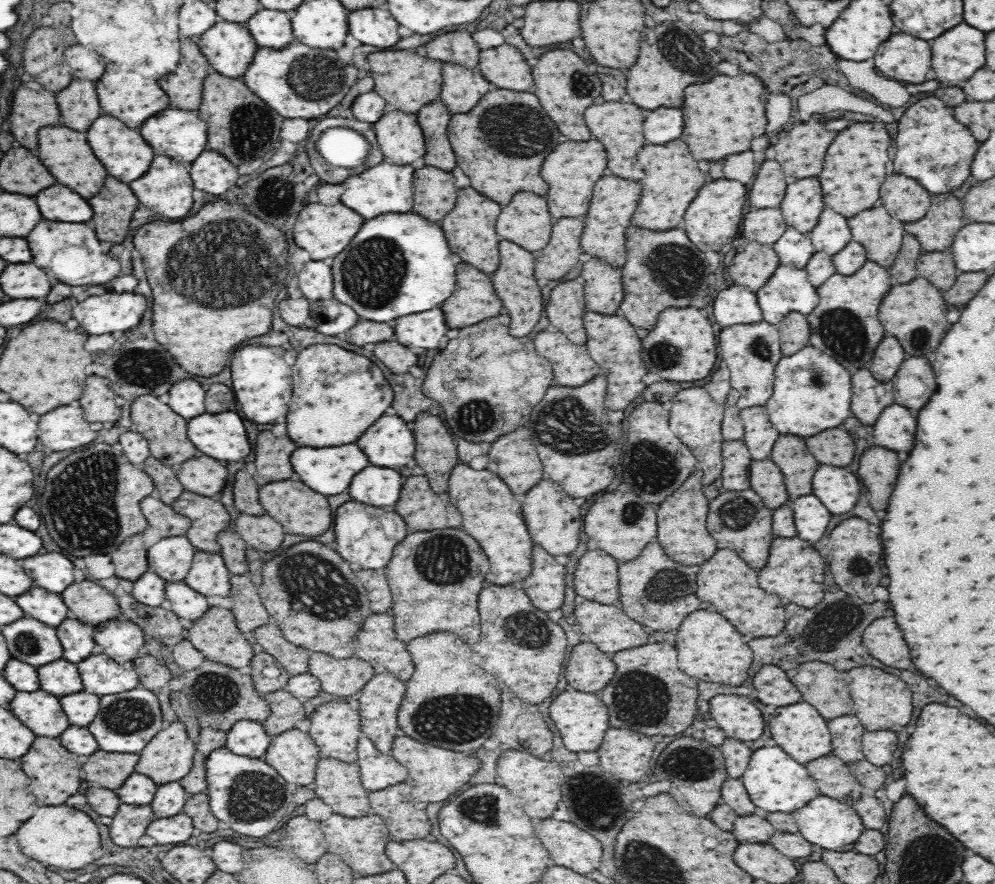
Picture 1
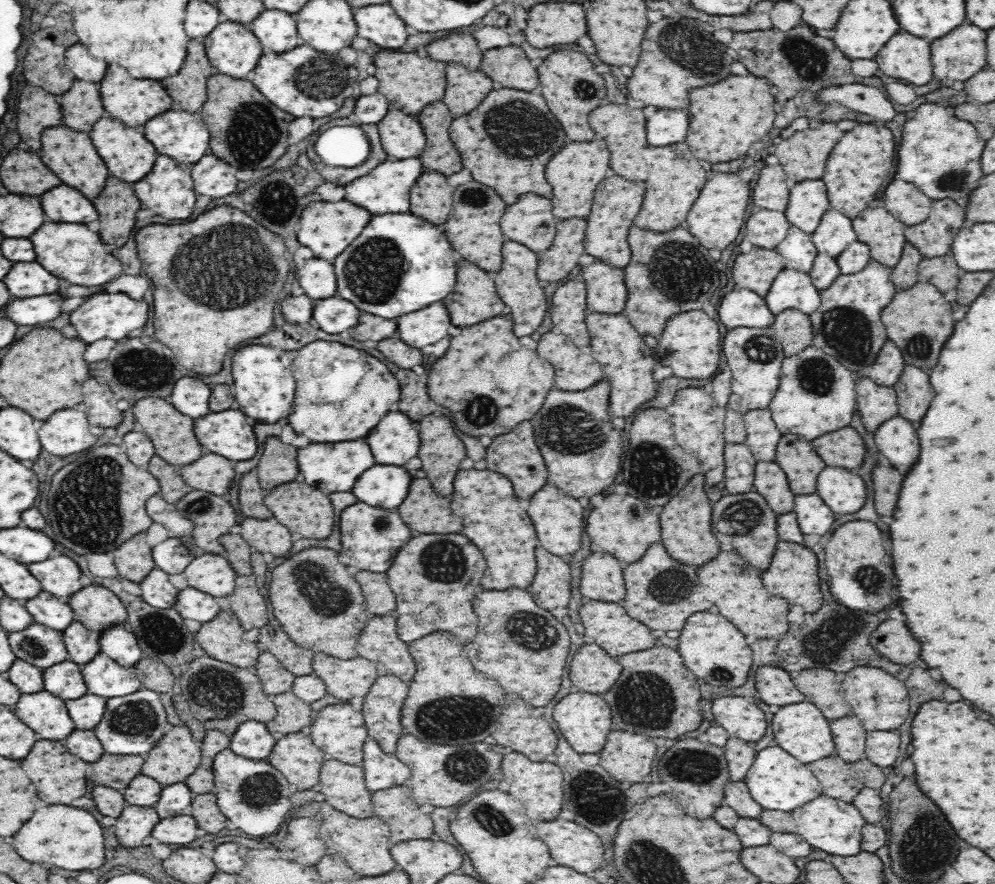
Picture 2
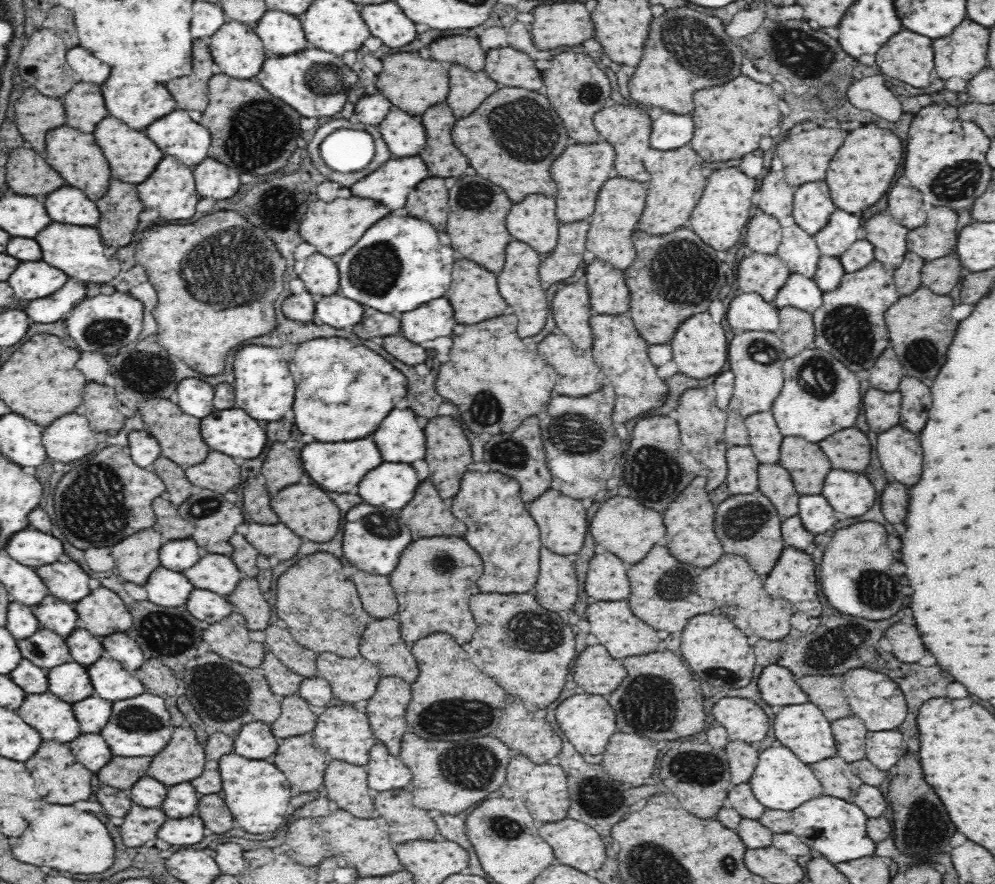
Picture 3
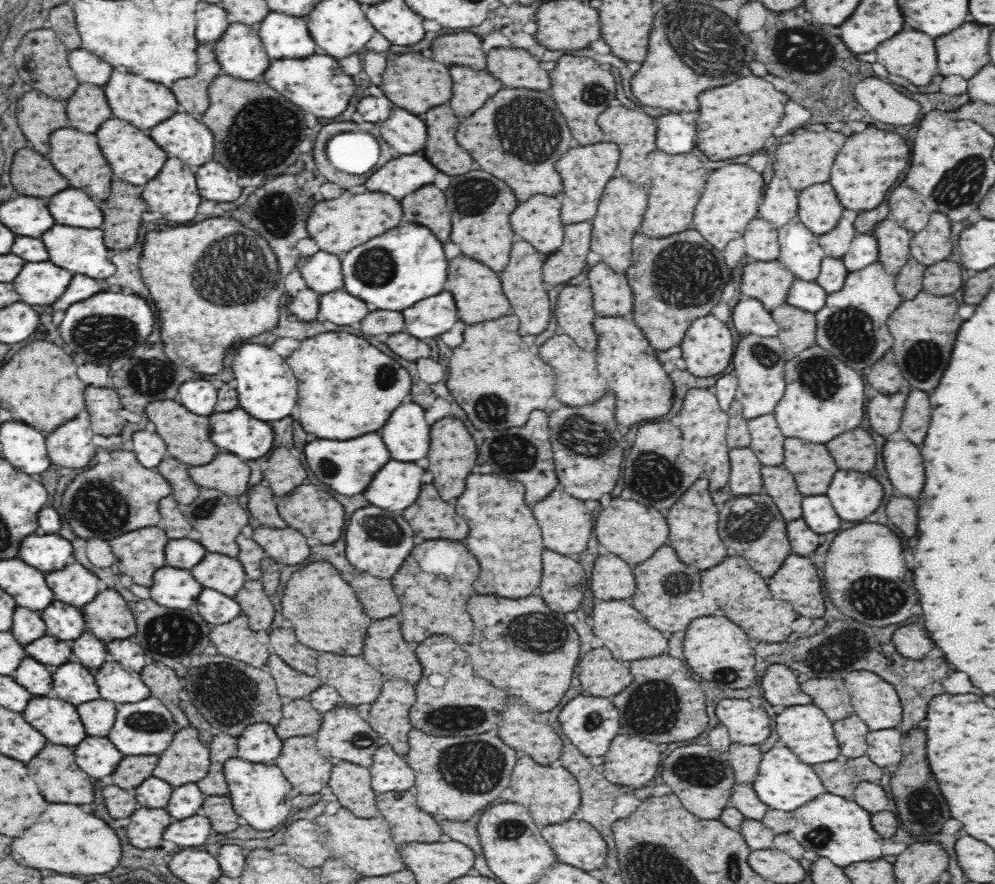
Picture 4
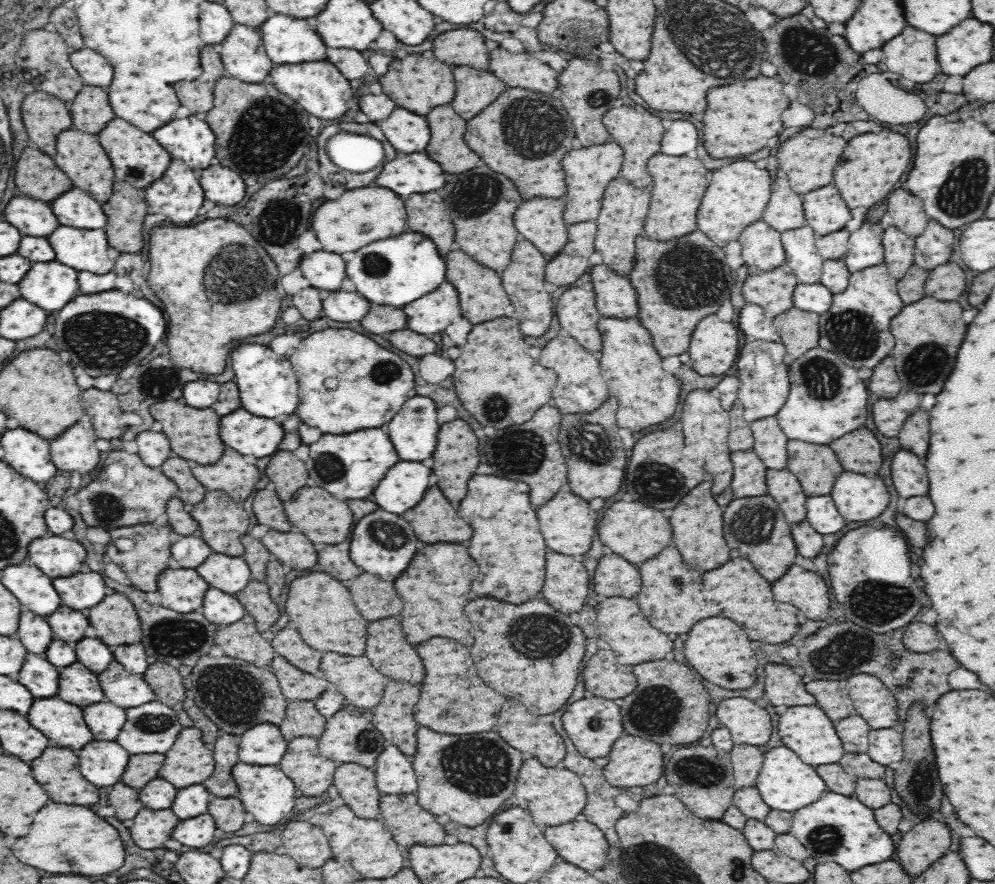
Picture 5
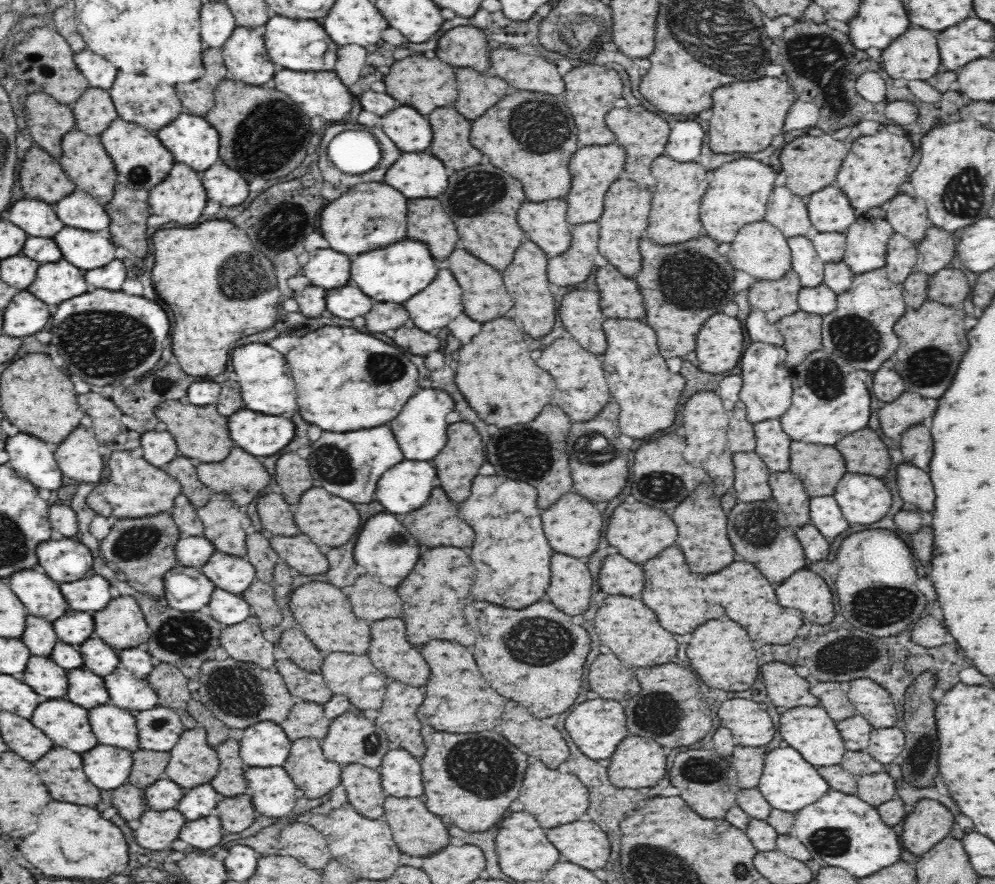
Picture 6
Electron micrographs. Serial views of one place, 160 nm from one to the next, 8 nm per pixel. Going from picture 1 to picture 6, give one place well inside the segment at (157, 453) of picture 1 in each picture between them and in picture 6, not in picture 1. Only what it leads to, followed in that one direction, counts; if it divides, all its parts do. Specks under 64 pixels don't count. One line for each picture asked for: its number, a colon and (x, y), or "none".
2: (172, 433)
3: (179, 434)
4: (187, 435)
5: (193, 434)
6: (199, 431)

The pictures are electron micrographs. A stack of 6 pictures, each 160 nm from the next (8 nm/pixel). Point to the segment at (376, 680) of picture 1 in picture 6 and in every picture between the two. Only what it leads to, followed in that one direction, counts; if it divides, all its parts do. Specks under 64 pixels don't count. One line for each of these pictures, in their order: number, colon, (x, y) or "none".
2: (382, 706)
3: (386, 708)
4: (389, 715)
5: (393, 717)
6: (397, 717)

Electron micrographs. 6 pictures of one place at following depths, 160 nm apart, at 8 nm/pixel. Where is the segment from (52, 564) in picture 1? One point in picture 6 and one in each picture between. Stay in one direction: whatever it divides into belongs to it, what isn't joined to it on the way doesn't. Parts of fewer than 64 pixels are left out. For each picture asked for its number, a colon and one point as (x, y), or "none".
2: (59, 576)
3: (67, 580)
4: (73, 584)
5: (82, 590)
6: (90, 594)

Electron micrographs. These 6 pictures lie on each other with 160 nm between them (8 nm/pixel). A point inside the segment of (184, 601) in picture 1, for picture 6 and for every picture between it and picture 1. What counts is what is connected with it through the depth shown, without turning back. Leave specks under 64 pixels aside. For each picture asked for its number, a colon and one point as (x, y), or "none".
2: (192, 603)
3: (205, 605)
4: (217, 608)
5: (220, 608)
6: (228, 609)

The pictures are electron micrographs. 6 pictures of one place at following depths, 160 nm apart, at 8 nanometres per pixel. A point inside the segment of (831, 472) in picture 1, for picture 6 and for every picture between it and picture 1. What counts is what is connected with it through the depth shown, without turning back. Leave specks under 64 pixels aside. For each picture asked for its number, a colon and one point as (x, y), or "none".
2: (844, 491)
3: (850, 493)
4: (855, 496)
5: (858, 497)
6: (864, 499)

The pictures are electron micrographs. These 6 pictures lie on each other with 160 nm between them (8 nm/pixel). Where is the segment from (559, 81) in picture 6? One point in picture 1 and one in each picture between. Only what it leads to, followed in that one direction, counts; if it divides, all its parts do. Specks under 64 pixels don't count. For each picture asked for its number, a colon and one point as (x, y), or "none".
1: (504, 66)
2: (506, 65)
3: (507, 66)
4: (516, 69)
5: (518, 70)

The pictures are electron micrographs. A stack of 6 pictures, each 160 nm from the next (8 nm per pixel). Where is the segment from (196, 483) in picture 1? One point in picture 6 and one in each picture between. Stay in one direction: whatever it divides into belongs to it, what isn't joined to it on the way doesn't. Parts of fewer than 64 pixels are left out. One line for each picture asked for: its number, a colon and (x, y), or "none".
2: (211, 473)
3: (218, 472)
4: (227, 473)
5: (231, 474)
6: (241, 476)

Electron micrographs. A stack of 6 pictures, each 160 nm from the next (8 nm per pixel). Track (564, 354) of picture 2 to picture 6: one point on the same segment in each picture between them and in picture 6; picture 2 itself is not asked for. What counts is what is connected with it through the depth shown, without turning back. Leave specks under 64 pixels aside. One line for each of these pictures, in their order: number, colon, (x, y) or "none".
3: (578, 375)
4: (577, 381)
5: (580, 389)
6: (581, 391)

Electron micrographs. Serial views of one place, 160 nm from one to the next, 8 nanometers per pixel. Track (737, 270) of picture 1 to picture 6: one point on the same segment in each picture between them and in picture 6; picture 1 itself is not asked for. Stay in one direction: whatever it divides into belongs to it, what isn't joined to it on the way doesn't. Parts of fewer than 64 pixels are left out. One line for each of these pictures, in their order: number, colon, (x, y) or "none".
2: (756, 271)
3: (759, 273)
4: (769, 281)
5: (772, 289)
6: (775, 298)

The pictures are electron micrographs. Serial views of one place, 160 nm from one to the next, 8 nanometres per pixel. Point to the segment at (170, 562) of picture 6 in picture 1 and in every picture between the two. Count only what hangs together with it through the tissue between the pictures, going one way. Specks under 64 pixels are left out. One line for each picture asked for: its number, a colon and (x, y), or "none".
1: (130, 562)
2: (133, 559)
3: (136, 556)
4: (139, 553)
5: (142, 551)

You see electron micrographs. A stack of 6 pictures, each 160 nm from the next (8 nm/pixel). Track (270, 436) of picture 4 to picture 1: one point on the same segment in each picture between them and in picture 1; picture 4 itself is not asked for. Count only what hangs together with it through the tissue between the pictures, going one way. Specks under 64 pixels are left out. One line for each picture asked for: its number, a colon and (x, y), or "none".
1: (223, 436)
2: (227, 433)
3: (233, 432)

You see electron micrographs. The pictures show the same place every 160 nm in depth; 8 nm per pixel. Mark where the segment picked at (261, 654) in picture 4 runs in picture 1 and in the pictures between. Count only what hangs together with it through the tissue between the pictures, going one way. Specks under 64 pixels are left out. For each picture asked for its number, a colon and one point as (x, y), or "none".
1: (216, 635)
2: (222, 638)
3: (229, 638)

